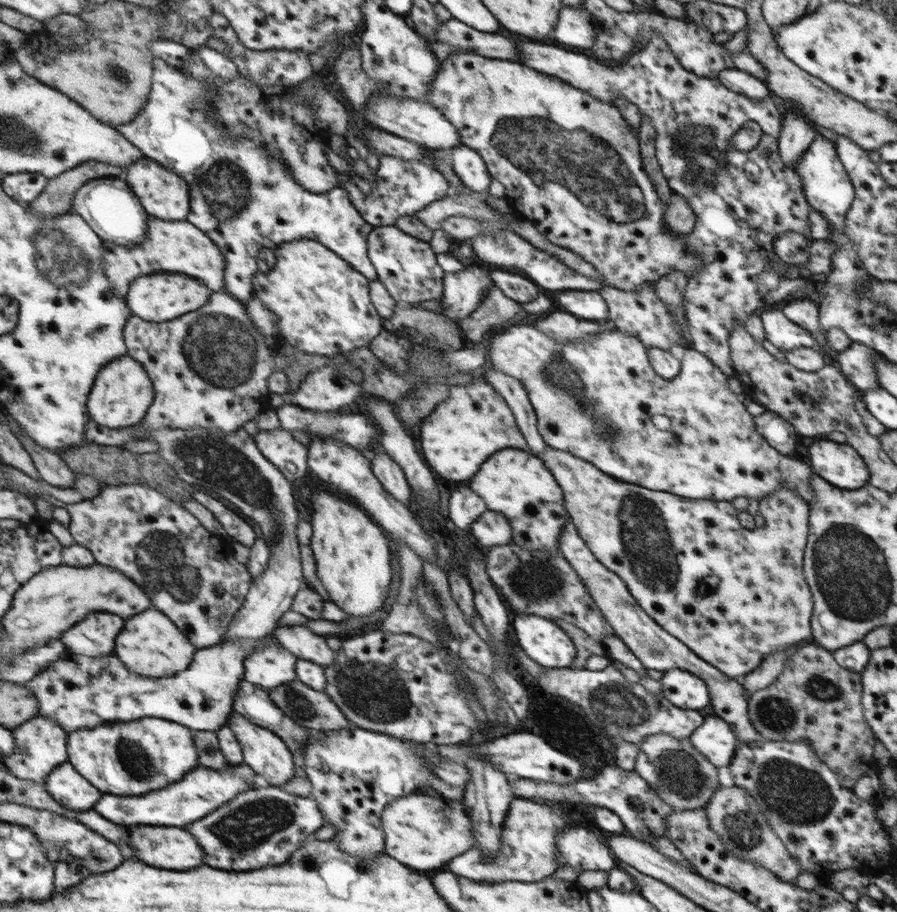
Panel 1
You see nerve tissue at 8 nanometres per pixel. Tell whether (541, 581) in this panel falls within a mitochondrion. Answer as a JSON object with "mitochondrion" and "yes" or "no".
{"mitochondrion":"yes"}

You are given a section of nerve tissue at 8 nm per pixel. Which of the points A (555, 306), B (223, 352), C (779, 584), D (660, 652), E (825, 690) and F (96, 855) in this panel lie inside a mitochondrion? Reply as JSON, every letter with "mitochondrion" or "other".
{"A":"other","B":"mitochondrion","C":"other","D":"mitochondrion","E":"mitochondrion","F":"mitochondrion"}

